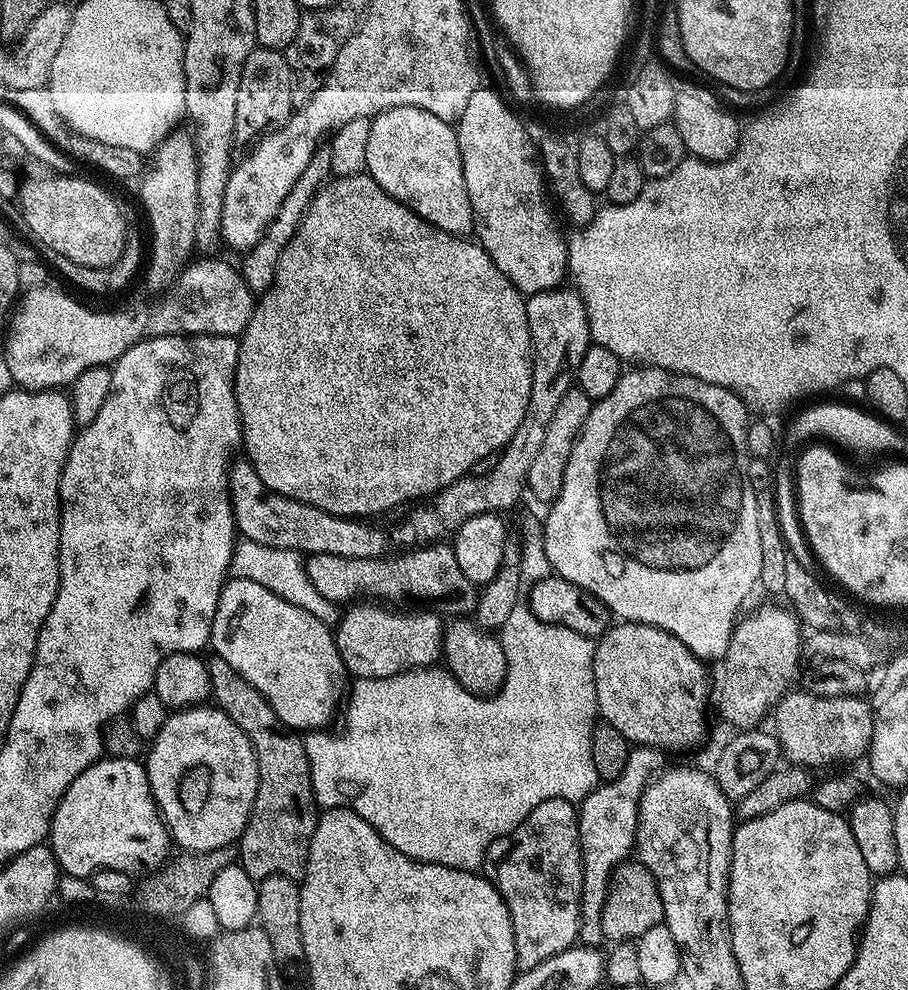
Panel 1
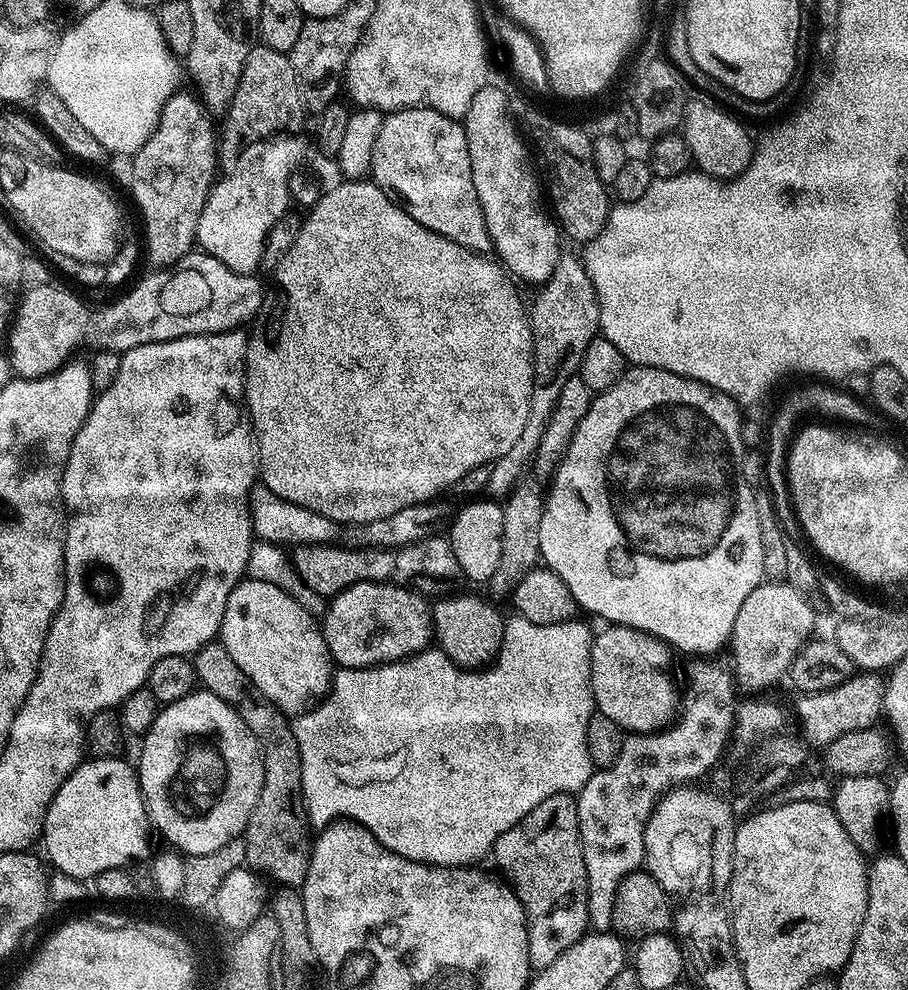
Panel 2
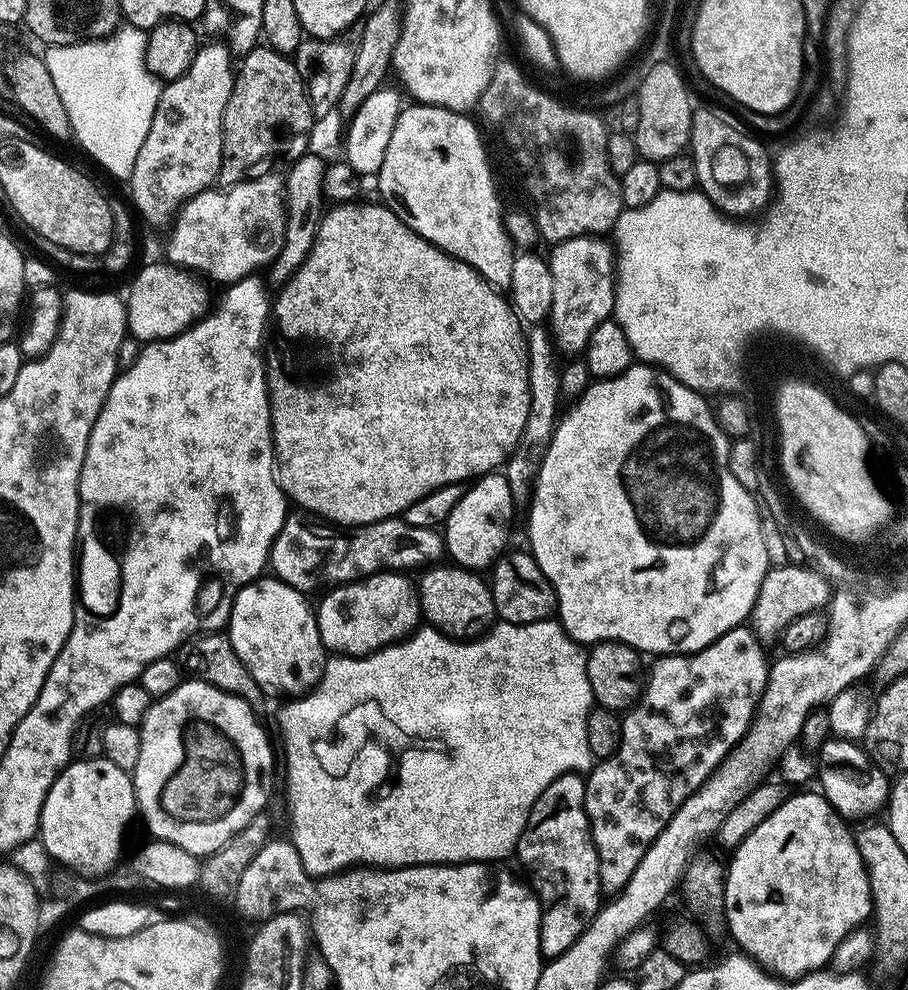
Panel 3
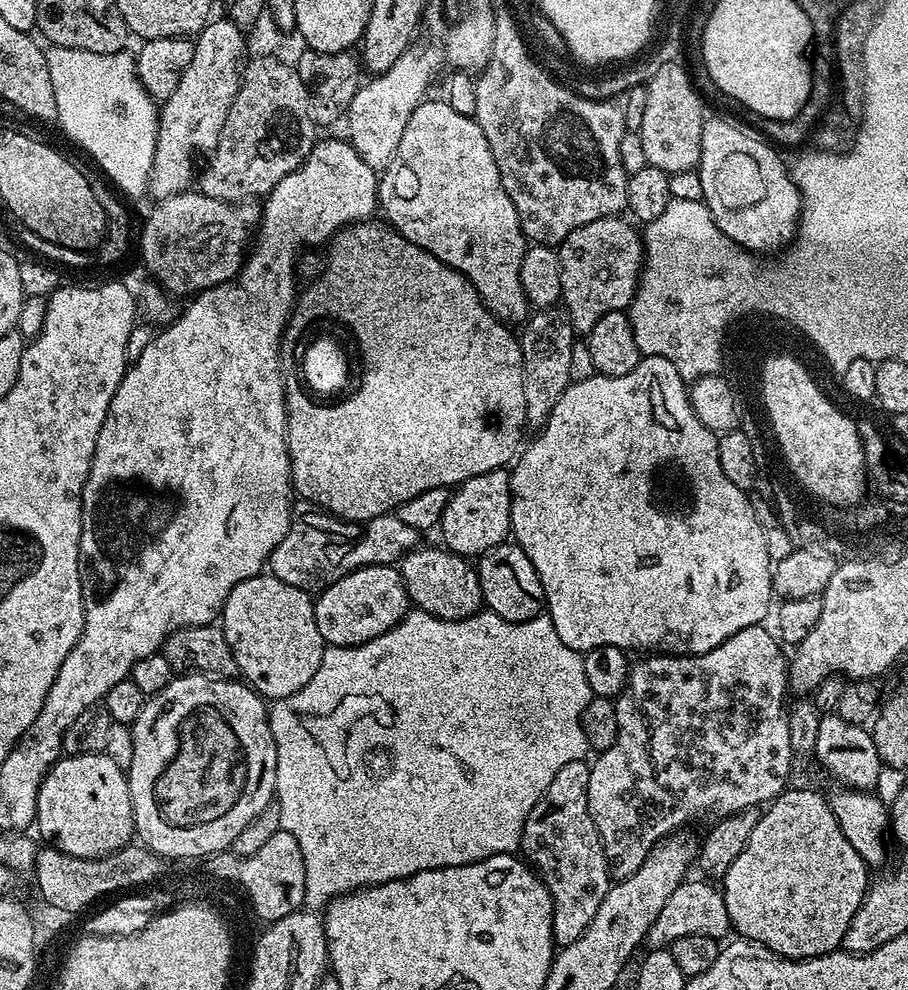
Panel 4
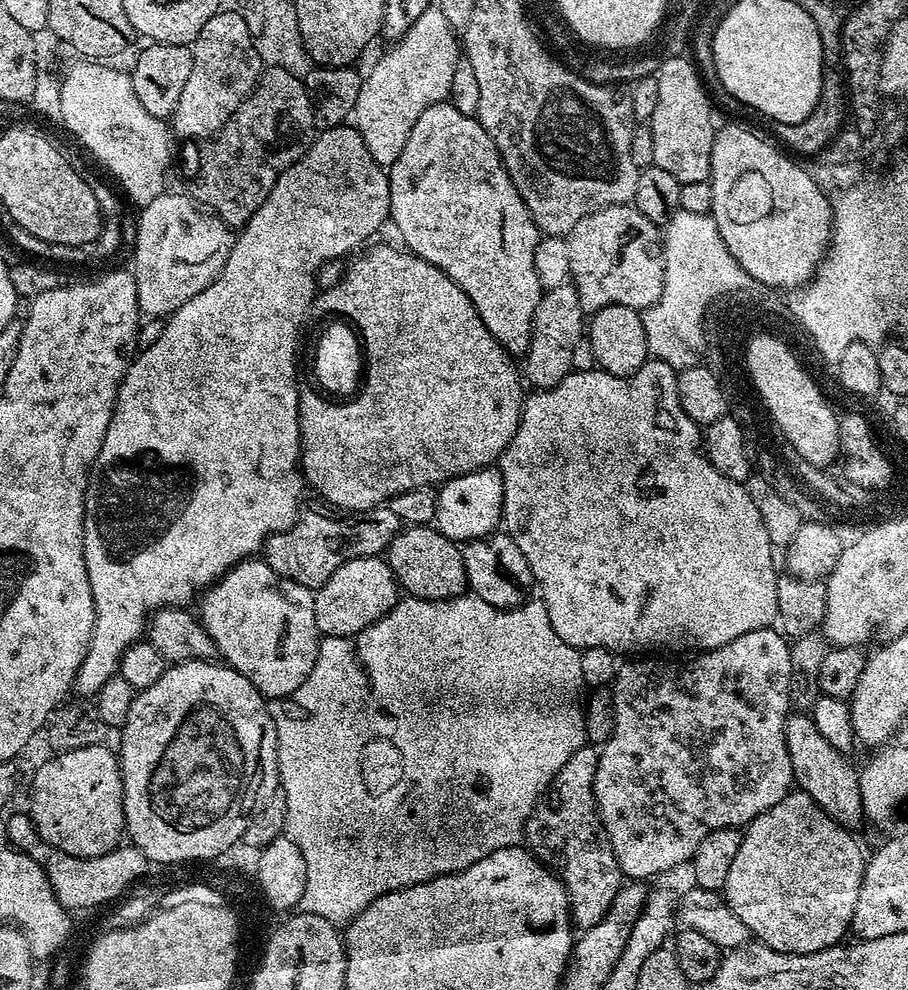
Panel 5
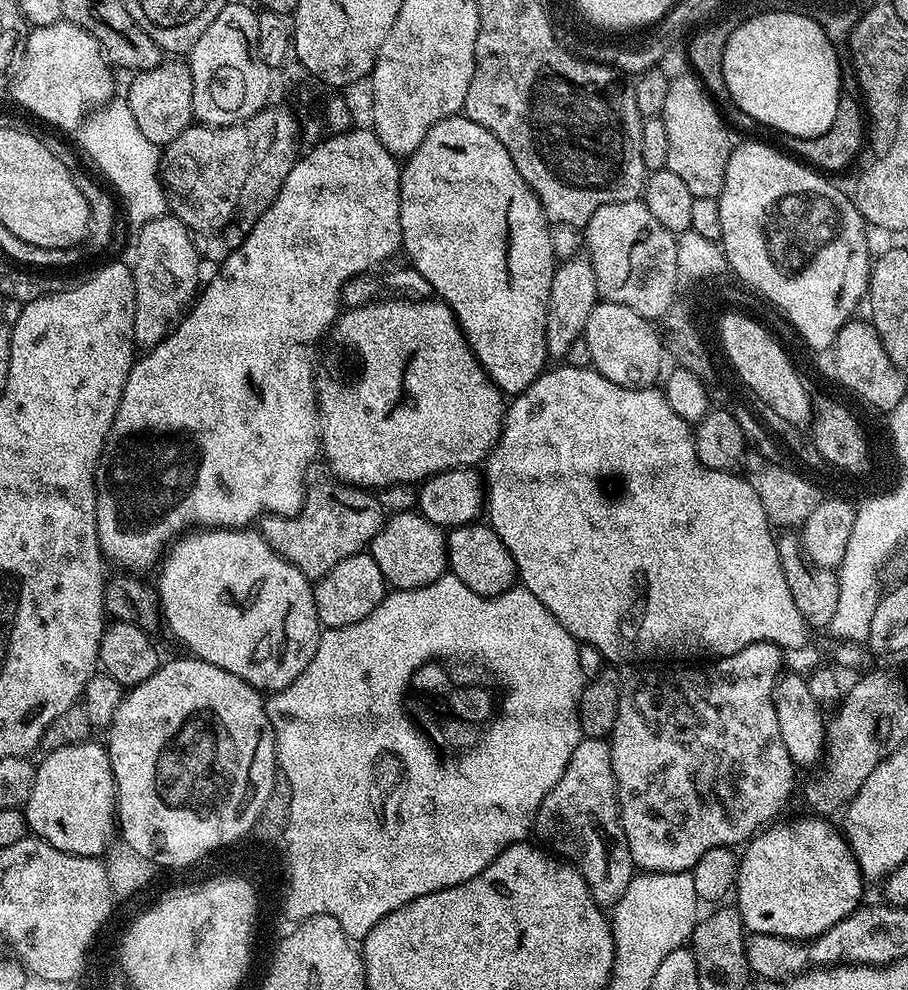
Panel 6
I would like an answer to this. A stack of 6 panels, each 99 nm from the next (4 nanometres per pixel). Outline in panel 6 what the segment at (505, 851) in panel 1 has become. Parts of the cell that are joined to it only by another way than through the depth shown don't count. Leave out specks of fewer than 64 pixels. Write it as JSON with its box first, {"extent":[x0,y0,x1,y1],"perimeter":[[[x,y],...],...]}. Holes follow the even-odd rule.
{"extent":[534,738,634,909],"perimeter":[[[581,738],[578,746],[574,746],[574,754],[570,754],[570,762],[566,762],[562,778],[558,778],[558,786],[554,786],[550,794],[546,794],[542,806],[536,812],[534,832],[552,843],[551,851],[557,857],[563,858],[579,870],[594,902],[601,908],[611,909],[620,901],[622,894],[626,894],[626,886],[630,886],[634,875],[634,865],[620,821],[620,799],[612,765],[612,746],[607,739]]]}

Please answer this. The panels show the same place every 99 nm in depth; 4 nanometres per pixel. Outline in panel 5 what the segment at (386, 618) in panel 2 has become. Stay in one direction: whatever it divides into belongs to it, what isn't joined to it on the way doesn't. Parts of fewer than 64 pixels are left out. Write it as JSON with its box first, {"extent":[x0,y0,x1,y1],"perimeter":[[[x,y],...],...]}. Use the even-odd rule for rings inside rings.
{"extent":[314,555,397,637],"perimeter":[[[383,555],[354,558],[338,566],[327,582],[315,589],[314,618],[321,637],[355,637],[383,618],[396,605],[397,599],[396,575]]]}

